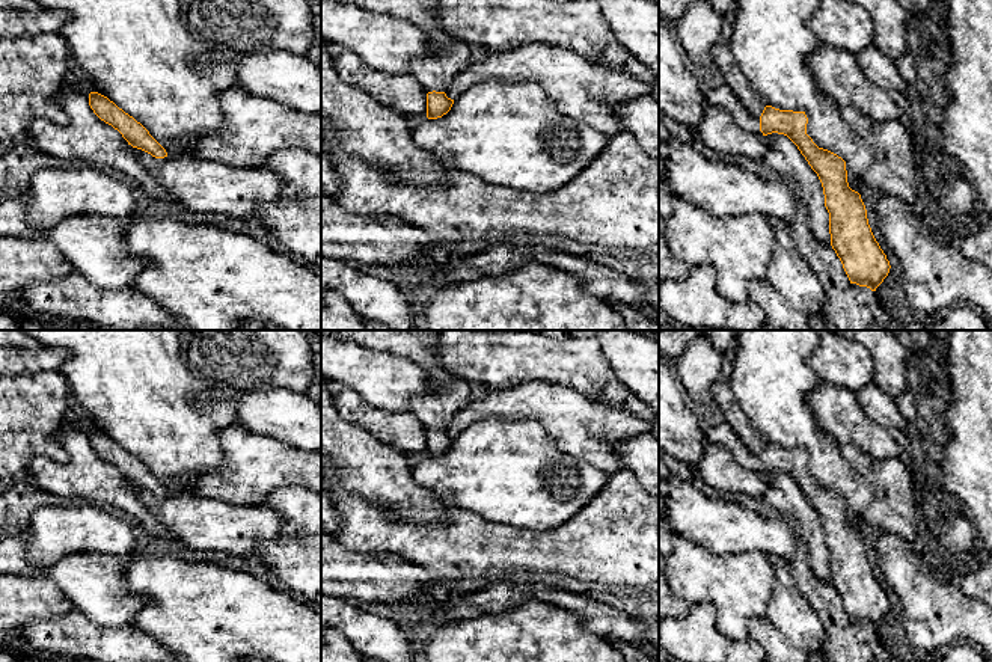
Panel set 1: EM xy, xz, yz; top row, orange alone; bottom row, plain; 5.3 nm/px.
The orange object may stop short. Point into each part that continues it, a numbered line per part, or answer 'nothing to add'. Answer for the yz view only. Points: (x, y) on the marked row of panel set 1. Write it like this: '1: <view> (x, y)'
1: yz (721, 95)

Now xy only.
nothing to add

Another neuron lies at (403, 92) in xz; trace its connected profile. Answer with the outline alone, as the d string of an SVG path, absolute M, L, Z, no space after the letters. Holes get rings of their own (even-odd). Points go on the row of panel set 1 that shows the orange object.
M353 51L332 53L332 62L342 81L377 103L403 115L427 116L427 90L412 72L380 72Z

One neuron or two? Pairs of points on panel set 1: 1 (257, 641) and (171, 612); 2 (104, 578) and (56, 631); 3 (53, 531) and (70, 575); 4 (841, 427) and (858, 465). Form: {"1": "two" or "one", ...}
{"1": "one", "2": "two", "3": "two", "4": "two"}

